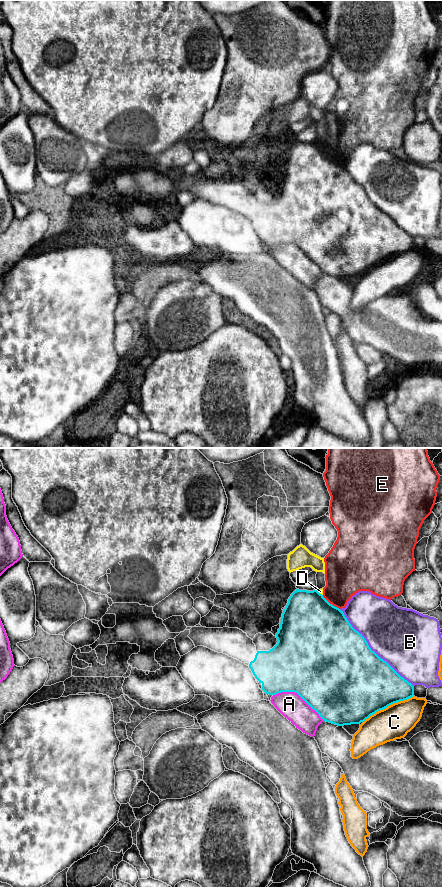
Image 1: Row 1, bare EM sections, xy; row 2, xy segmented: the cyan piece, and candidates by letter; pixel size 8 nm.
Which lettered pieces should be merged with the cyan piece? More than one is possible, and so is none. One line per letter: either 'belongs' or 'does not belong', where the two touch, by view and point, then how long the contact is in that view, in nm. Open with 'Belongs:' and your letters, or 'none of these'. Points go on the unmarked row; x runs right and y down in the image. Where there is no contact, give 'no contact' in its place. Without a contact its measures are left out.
Belongs: none of these
A: does not belong | xy (299, 247) | 460 nm
B: does not belong | xy (371, 202) | 850 nm
C: does not belong | xy (388, 257) | 460 nm
D: does not belong | xy (319, 145) | 60 nm
E: does not belong | xy (331, 156) | 180 nm

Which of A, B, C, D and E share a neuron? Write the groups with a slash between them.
A / B / C / D / E

